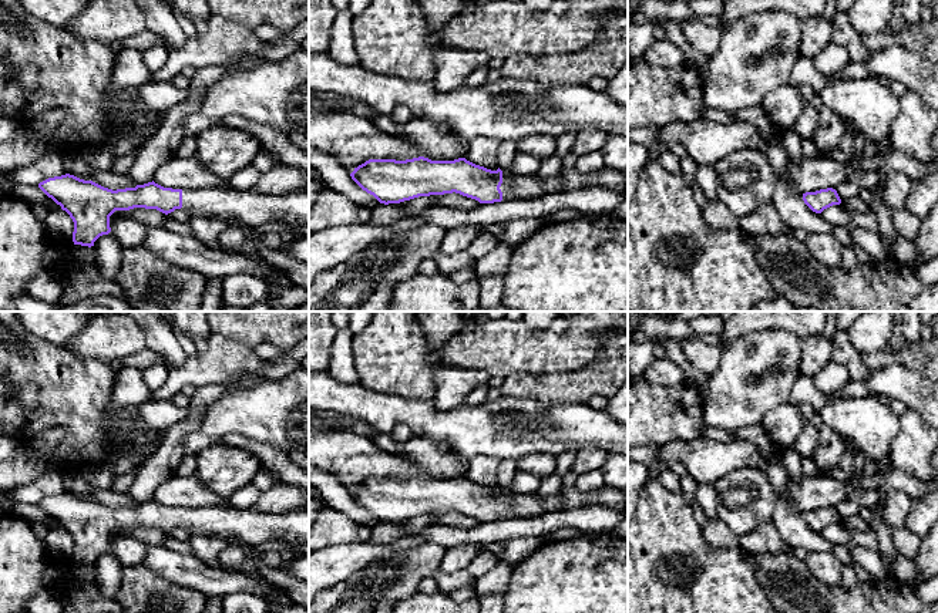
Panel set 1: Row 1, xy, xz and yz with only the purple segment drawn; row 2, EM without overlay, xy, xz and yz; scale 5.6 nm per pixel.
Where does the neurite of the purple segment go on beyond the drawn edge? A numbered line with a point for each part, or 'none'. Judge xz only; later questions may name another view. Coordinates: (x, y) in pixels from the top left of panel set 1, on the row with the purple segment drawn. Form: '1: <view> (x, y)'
1: xz (514, 187)

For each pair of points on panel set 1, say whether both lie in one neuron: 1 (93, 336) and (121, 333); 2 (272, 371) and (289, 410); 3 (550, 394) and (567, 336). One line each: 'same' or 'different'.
1: same
2: different
3: different

